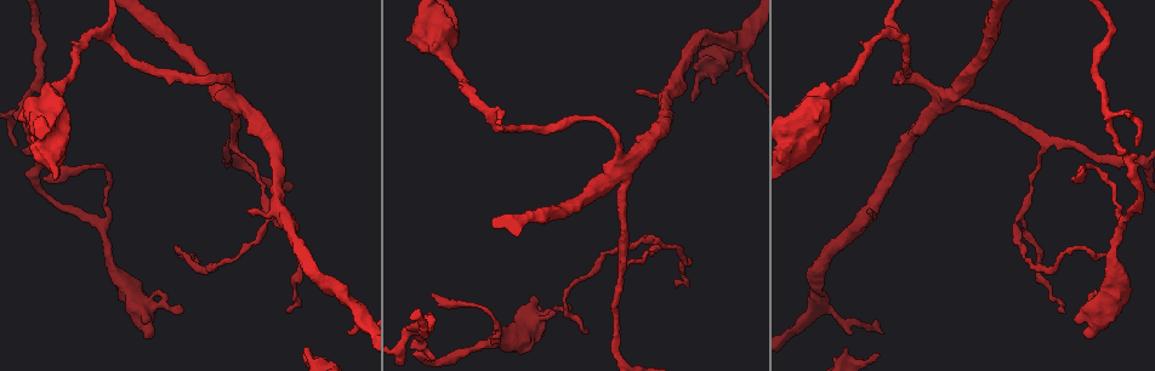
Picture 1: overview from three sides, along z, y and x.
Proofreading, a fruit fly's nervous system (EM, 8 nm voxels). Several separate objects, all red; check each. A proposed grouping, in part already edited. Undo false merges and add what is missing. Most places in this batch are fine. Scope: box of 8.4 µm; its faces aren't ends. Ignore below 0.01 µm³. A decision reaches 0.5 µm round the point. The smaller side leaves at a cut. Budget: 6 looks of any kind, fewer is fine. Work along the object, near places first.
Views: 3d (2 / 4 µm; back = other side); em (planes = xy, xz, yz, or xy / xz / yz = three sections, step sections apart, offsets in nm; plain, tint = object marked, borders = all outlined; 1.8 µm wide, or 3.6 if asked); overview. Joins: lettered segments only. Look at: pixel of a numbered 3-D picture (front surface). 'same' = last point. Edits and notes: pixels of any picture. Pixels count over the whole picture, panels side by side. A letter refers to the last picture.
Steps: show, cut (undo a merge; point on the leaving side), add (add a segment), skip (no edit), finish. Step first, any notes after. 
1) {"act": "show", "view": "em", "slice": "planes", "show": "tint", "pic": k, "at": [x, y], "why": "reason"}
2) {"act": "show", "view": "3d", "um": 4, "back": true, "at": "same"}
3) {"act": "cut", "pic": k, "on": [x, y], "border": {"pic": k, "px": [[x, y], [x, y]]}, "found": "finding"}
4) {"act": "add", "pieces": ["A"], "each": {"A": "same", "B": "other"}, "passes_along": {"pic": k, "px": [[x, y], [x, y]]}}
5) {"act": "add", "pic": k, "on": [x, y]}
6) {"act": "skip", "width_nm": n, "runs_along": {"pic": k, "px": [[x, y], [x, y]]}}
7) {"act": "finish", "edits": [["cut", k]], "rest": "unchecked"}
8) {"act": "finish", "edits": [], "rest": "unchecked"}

{"act": "show", "view": "3d", "um": 2, "pic": 1, "at": [289, 312], "why": "tapers out"}

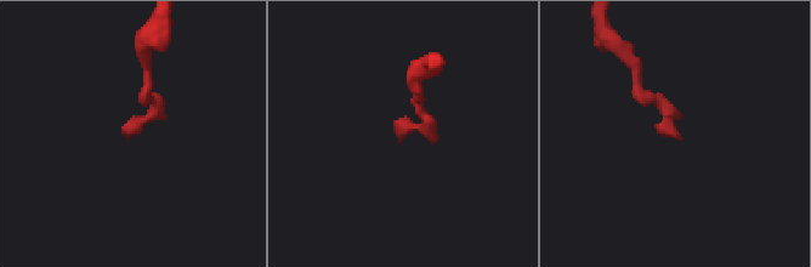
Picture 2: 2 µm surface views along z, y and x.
{"act": "show", "view": "em", "slice": "xy", "step": 16, "show": "borders", "pic": 2, "at": [399, 139], "why": "need the tissue"}

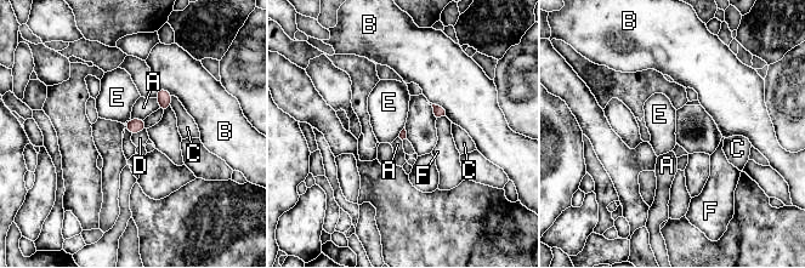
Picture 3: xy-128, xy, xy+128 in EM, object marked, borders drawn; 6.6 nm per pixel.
{"act": "show", "view": "em", "slice": "planes", "show": "borders", "at": "same"}

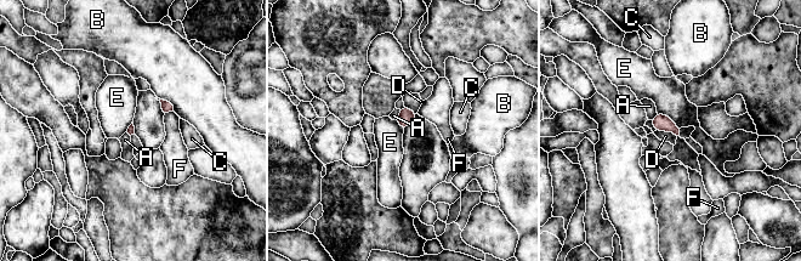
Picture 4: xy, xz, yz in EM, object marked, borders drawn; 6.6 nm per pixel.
{"act": "skip", "longest_contact_nm": ["E", 190], "each": {"A": "other", "B": "other", "C": "other", "D": "other", "E": "other", "F": "other"}, "border": {"pic": 4, "px": [[657, 112], [668, 115], [679, 129]]}, "found": "none of them fits"}

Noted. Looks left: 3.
{"act": "show", "view": "3d", "um": 2, "back": true, "pic": 1, "at": [233, 98], "why": "sudden change in width"}

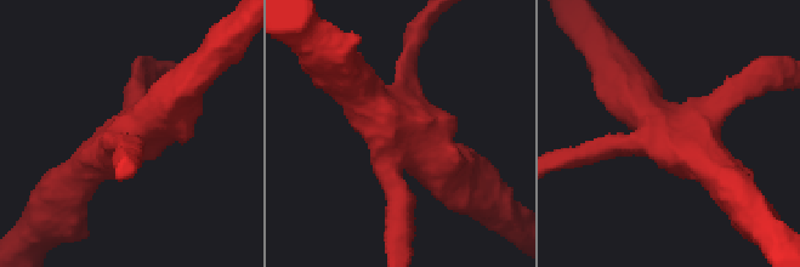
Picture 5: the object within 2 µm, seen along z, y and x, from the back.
{"act": "show", "view": "em", "slice": "yz", "step": 16, "show": "tint", "pic": 5, "at": [686, 131], "arms": 4, "why": "now the EM"}

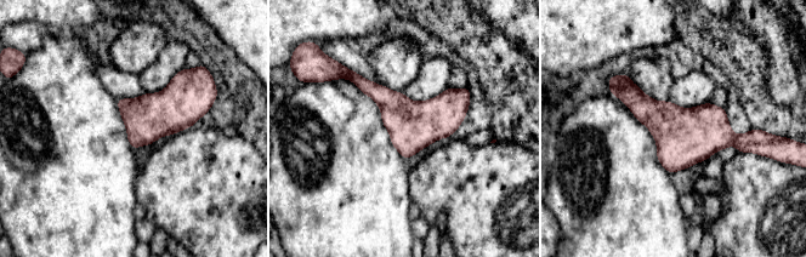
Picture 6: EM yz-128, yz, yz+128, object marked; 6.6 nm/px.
{"act": "show", "view": "em", "slice": "xz", "step": 16, "show": "borders", "at": "same"}

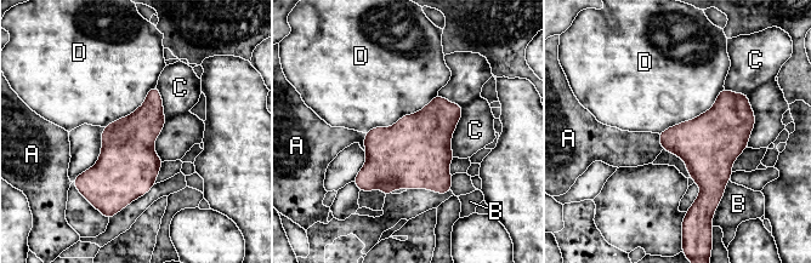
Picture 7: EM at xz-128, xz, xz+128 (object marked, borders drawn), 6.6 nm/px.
{"act": "skip", "longest_contact_nm": ["D", 550], "each": {"A": "other", "B": "other", "C": "other", "D": "other"}, "found": "continuous, no second neuron"}

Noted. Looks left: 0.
{"act": "finish", "edits": [], "rest": "unchecked"}

